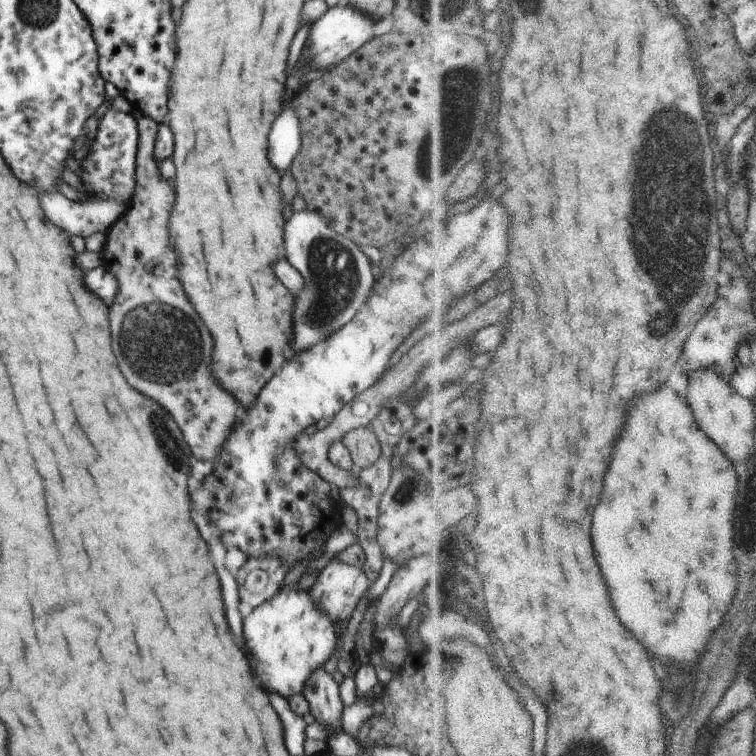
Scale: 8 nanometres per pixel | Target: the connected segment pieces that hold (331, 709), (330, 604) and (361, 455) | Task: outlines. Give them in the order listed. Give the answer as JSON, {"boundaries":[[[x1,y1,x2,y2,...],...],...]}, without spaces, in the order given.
{"boundaries":[[[322,667,316,668,306,680,301,694,306,698,314,719,328,728,330,735,345,730,340,728,340,716,345,706,340,700,339,688,332,675]],[[332,561,322,571,316,584,309,590,310,598,328,614,335,624,337,620,349,620,364,592,371,583,357,566]],[[371,427,350,430,341,442,348,448,357,471,370,468,381,458,381,445]]]}

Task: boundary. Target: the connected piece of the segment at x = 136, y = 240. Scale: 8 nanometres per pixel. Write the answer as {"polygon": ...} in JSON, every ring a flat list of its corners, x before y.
{"polygon":[[142,112,131,113,138,122,138,152,136,152,136,186,134,195,126,212,114,222,107,233,104,249,101,250,103,267,108,268,118,280,118,294,110,306,110,334,112,334,112,352,118,358,118,366,126,376,128,384,158,402,178,424,180,432,186,436,194,458,214,460,224,440,228,438,228,428,236,424,236,400,226,392,212,376,212,338,190,304,188,296,182,290,178,280,178,260,170,244,168,218,174,208,174,190,162,178,159,166,154,159,156,132,158,124]]}

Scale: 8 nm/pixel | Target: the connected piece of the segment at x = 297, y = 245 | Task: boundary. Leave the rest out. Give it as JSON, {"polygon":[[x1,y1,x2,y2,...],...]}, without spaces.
{"polygon":[[317,211,294,212,284,228,286,260,304,278,304,288,294,298,291,353,302,352,338,332,363,308,376,285,371,260,352,239,340,235]]}

